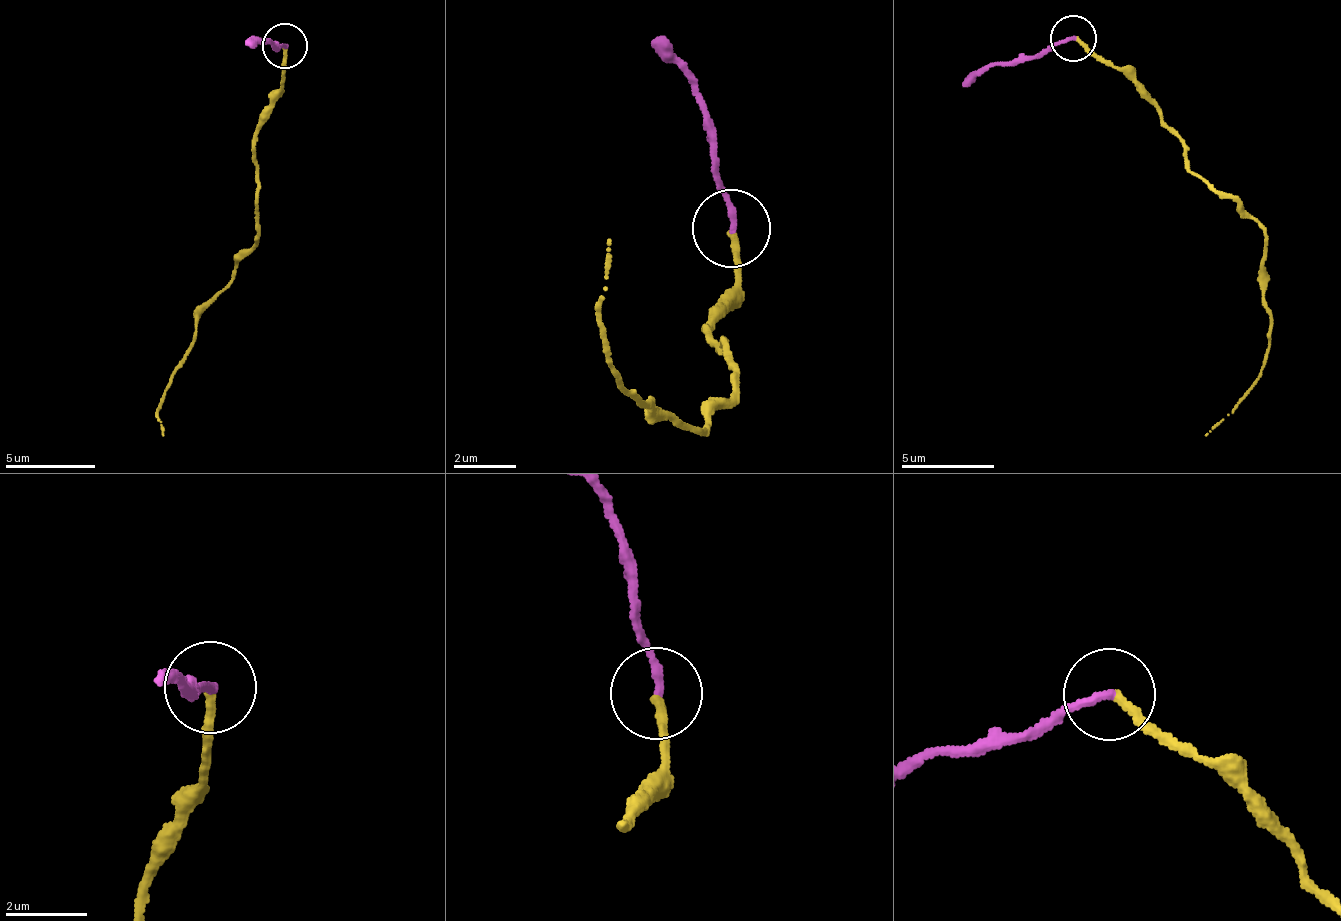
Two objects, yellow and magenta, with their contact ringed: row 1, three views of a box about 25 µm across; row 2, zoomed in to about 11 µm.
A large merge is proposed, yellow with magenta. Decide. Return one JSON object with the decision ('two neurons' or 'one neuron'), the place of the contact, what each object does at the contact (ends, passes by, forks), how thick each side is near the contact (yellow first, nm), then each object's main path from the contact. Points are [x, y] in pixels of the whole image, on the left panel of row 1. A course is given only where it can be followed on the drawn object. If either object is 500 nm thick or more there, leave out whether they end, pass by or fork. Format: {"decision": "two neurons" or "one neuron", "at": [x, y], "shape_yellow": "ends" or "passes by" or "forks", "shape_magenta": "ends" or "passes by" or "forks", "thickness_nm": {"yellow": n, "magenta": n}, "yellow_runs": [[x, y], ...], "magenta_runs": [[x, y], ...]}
{"decision": "one neuron", "at": [285, 46], "shape_yellow": "ends", "shape_magenta": "ends", "thickness_nm": {"yellow": 240, "magenta": 200}, "yellow_runs": [[285, 46], [280, 96], [255, 136], [257, 241], [199, 315], [195, 340], [156, 414], [164, 436]], "magenta_runs": [[286, 44], [247, 42]]}

